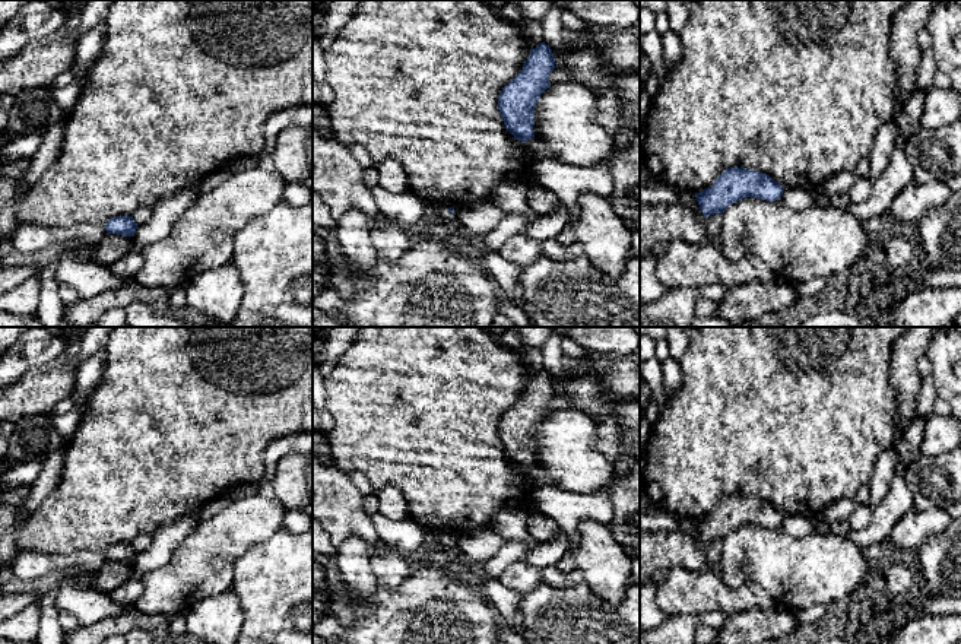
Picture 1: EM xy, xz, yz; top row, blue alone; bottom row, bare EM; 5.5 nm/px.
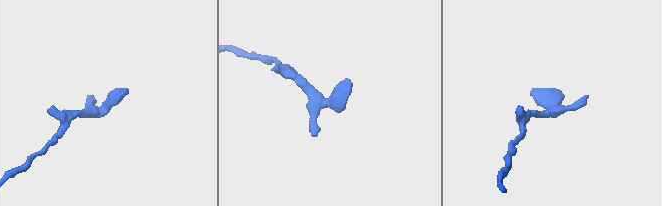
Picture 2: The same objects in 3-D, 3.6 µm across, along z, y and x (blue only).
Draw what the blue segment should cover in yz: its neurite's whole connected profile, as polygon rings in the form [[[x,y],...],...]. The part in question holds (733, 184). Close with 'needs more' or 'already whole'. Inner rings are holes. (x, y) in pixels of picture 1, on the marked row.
[[[727,168],[714,184],[695,194],[704,218],[723,213],[730,204],[758,197],[767,202],[780,200],[784,187],[770,175],[755,169]]]; already whole

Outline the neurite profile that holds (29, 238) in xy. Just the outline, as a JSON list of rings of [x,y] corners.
[[[19,223],[12,242],[15,250],[31,254],[64,241],[98,244],[105,234],[104,225],[48,228],[35,223]]]

